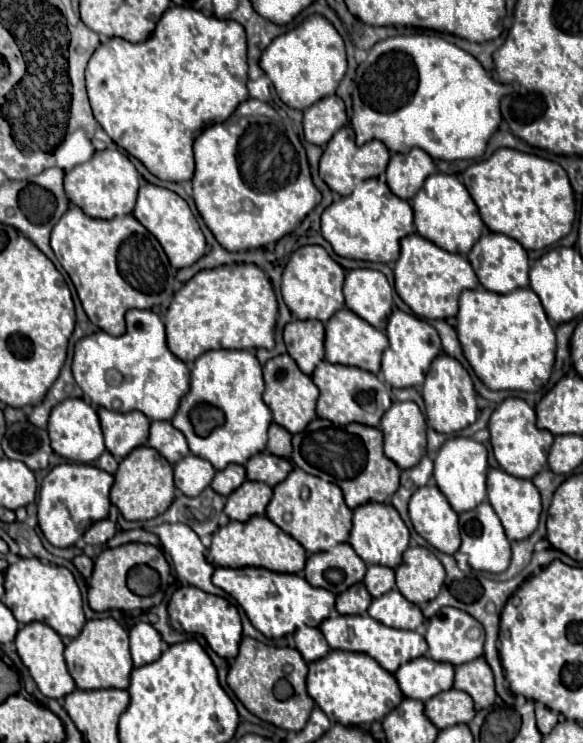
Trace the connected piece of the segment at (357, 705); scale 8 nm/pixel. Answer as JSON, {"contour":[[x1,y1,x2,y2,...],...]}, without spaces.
{"contour":[[330,650,328,656,308,664,306,690,318,708,328,716,332,724,364,726,368,722,380,722,390,714,404,698,398,682,368,654]]}

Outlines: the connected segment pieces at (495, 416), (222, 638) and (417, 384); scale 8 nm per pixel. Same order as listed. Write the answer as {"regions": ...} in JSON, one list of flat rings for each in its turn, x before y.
{"regions":[[[506,398,490,416,490,444,496,462,504,472,516,478,534,478,546,464,548,450,552,446,554,436,548,434,548,430,540,430,536,426,536,414,534,408,530,408,524,400,520,398]],[[182,586,172,594,168,602,168,616,170,616,170,626,176,632,200,634,220,658,226,660,236,658,238,644,242,640,242,624,238,610,228,600,214,594,204,594,202,590,196,590,196,586]],[[396,308,388,320,386,336,390,340,390,346,382,354,382,374,384,374,386,382,394,388,416,388,416,390,420,390,432,360,442,352,438,332,426,320,412,316,412,314,406,314,406,312]]]}

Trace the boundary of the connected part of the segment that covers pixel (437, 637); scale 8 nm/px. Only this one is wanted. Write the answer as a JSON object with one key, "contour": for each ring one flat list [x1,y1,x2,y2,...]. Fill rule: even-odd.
{"contour":[[440,608,438,614,428,620,426,642,428,642,428,658,436,662,448,662,452,666,460,666,484,654,484,628,480,626,480,622,476,622,476,618,472,618,470,614,464,614,462,610],[470,630,472,630,472,636,468,636]]}

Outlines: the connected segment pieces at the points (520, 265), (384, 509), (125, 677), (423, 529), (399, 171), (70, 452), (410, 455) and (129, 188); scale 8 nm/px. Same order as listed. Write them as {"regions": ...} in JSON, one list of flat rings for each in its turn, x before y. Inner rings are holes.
{"regions":[[[486,232,476,242,476,246,470,250,468,262,472,264,480,284,490,292,508,294,516,288,526,288,528,286,528,256,526,256,526,250,514,238,508,238,506,234]],[[364,504,354,510,354,526,350,532,348,544,356,550,356,554,366,562,366,564,378,564,378,566,388,566,396,568,402,564,402,554,408,548,410,532,406,524,402,522,400,514,392,504]],[[90,620,84,624,82,632,66,646,66,664,70,676,80,690,102,690,102,688,128,688,130,672,134,668,128,650,128,632,114,620]],[[436,486,418,488,408,504,414,530,436,550,454,554,460,548,458,514]],[[412,148,408,154,392,154,390,156,390,162,388,162,388,168,386,168,386,182,388,182,388,188,402,200,410,200,426,182,426,178,430,174,436,172,436,164,434,160,424,154,424,150,416,150]],[[68,398,52,410,50,422,48,422,48,434,50,434,50,442,52,442,54,452,72,460,72,462,90,464,90,462,98,460,100,454,106,450,100,422,98,422,98,414,90,404,86,404,80,398]],[[392,402,382,416,380,430,384,434,384,454,398,468,412,468,426,454,427,424,414,402]],[[104,150,96,152,90,162,66,172,64,190,70,202,82,208,90,218,112,220,118,216,132,214,138,196,138,172,134,164,128,160,128,156,120,154,118,150]]]}

